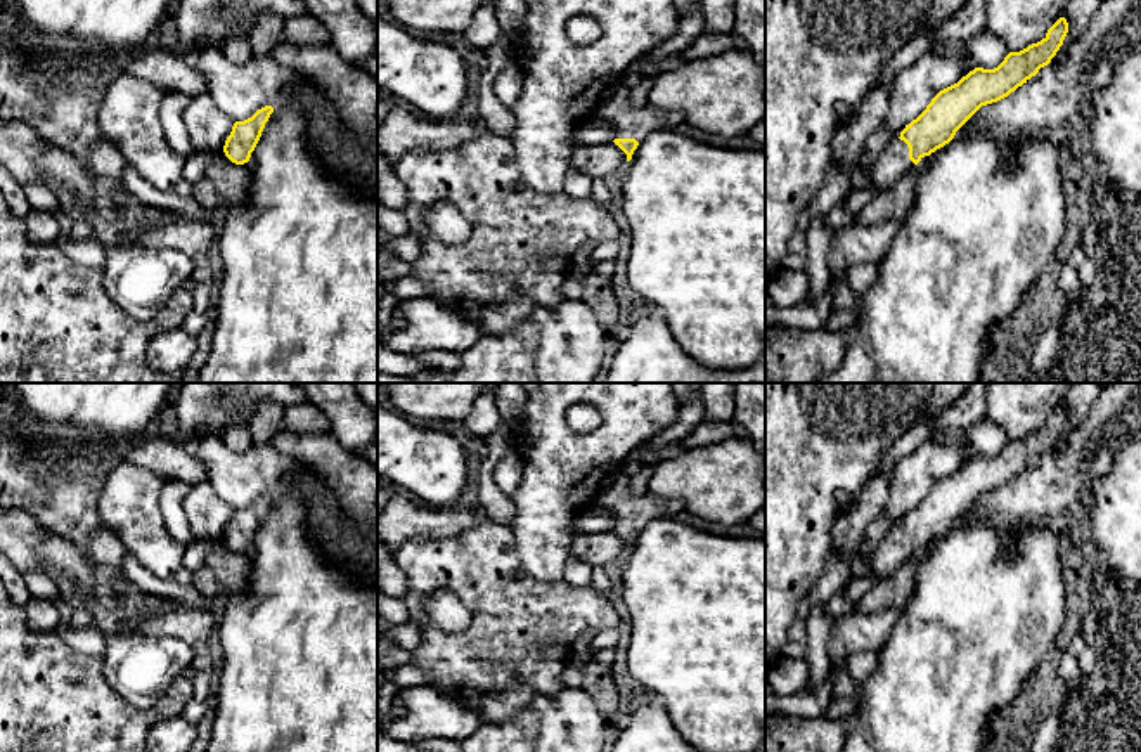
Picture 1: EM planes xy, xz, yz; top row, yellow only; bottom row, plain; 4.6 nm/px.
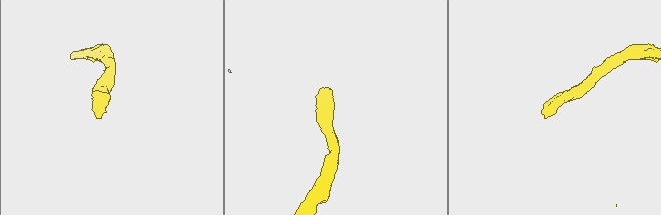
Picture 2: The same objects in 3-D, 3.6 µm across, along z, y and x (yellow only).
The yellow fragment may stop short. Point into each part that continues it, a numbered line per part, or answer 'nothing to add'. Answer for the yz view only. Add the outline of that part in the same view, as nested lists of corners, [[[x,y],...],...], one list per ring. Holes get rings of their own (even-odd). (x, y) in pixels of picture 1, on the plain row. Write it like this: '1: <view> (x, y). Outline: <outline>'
1: yz (892, 550). Outline: [[[892,528],[871,554],[871,577],[880,582],[892,575],[914,551],[909,548],[909,535],[904,528]]]

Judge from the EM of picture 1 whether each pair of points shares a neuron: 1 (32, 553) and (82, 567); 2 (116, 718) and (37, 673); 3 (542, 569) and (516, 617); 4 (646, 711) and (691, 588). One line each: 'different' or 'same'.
1: same
2: same
3: different
4: different

